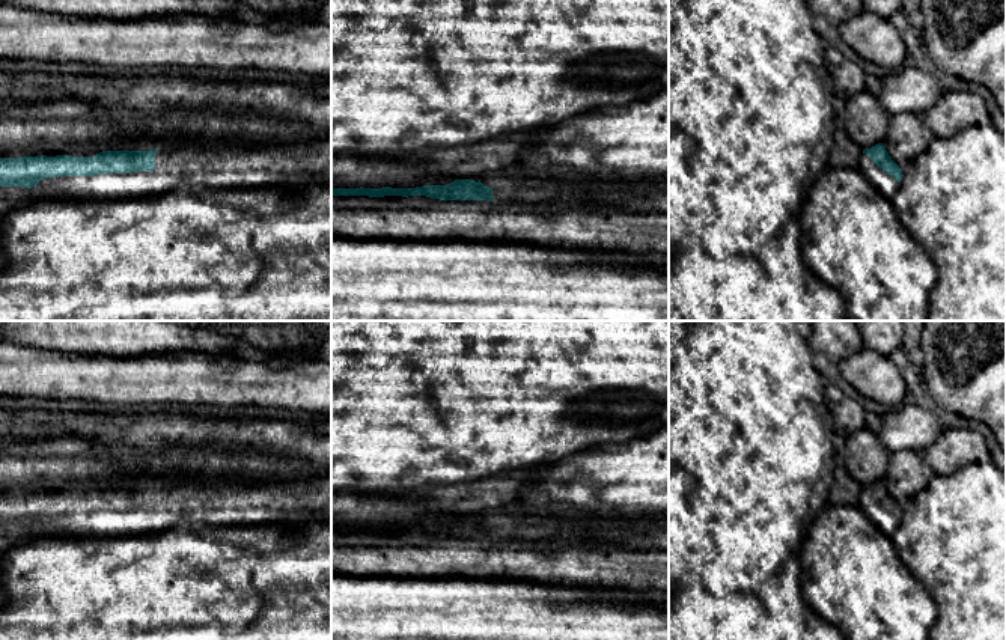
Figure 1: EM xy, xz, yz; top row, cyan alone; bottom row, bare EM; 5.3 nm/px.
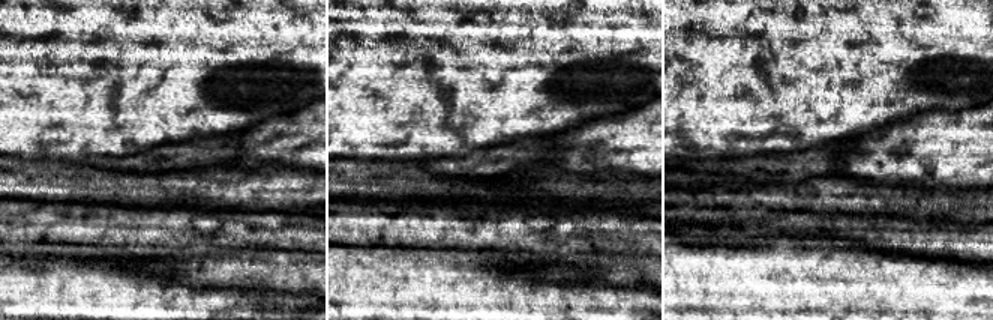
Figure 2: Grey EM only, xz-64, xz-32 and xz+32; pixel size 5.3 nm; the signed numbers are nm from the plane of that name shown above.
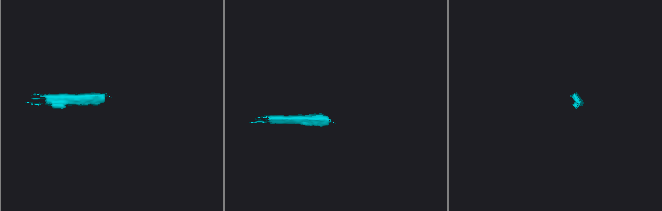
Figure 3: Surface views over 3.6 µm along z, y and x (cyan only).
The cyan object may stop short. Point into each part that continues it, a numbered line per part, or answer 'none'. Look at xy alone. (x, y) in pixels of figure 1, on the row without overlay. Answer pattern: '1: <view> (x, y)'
1: xy (8, 487)
2: xy (189, 506)

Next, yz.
1: yz (887, 523)

